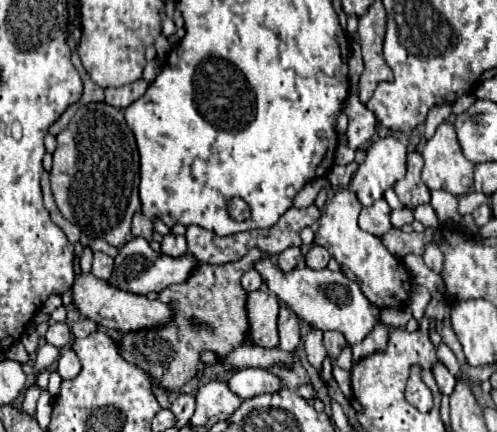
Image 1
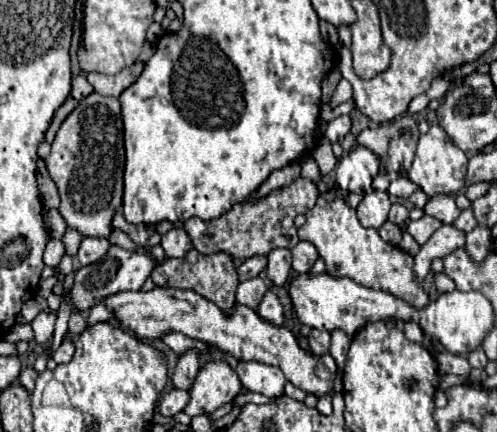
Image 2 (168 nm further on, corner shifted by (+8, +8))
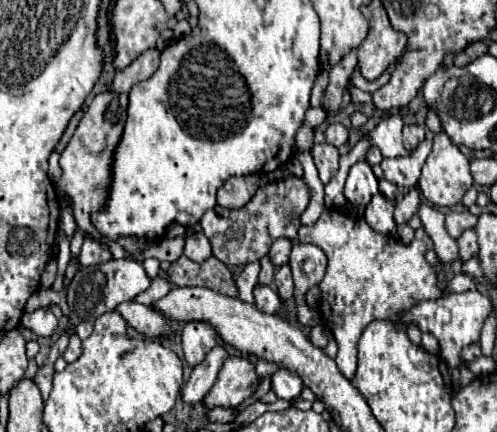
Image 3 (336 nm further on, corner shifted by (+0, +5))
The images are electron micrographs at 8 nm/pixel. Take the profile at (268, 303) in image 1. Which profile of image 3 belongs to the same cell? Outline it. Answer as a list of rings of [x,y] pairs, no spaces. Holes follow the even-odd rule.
[[[262,259],[260,267],[262,267],[262,269],[260,269],[260,277],[258,277],[258,281],[264,283],[264,285],[270,285],[272,279],[274,279],[274,265],[272,265],[268,259]]]

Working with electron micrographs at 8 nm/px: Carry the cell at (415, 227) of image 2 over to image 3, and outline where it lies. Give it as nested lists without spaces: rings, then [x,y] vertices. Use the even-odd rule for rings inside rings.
[[[450,211],[446,215],[446,231],[458,239],[466,229],[472,229],[476,227],[476,221],[478,221],[478,215],[472,215],[470,211]]]

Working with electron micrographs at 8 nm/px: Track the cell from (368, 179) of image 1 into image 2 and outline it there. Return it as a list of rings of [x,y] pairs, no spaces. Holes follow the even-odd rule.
[[[356,146],[344,156],[336,170],[336,182],[346,192],[366,194],[372,190],[372,180],[378,176],[382,160],[368,148]]]

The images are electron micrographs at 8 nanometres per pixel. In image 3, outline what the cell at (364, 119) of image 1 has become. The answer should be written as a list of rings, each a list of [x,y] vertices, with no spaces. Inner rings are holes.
[[[330,123],[328,129],[324,131],[324,135],[326,135],[326,143],[330,143],[334,147],[340,147],[348,141],[348,129],[342,123]]]

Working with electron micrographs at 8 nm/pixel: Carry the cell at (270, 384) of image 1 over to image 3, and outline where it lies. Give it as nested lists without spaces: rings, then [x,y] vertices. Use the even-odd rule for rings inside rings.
[[[280,369],[272,375],[272,391],[280,399],[296,399],[304,389],[304,383],[298,373],[292,373],[288,369]]]

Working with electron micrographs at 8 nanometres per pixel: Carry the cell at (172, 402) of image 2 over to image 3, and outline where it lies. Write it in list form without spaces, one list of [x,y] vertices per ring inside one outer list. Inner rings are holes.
[[[216,345],[202,363],[198,363],[184,387],[184,401],[186,403],[198,403],[204,399],[204,395],[210,391],[214,385],[220,367],[224,365],[228,353],[222,345]]]

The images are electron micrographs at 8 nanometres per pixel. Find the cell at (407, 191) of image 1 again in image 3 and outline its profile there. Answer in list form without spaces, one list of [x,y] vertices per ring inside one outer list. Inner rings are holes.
[[[404,125],[404,147],[408,151],[414,151],[422,139],[424,139],[424,127],[420,127],[420,125]]]

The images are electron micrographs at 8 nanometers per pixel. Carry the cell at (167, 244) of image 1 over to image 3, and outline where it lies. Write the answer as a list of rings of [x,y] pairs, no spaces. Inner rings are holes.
[[[202,231],[194,233],[192,237],[186,239],[186,247],[184,247],[184,255],[192,261],[206,261],[212,255],[212,247],[210,241],[206,239],[206,235]]]

